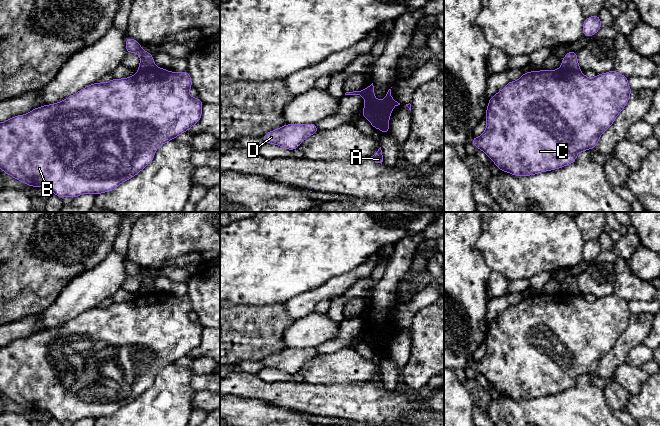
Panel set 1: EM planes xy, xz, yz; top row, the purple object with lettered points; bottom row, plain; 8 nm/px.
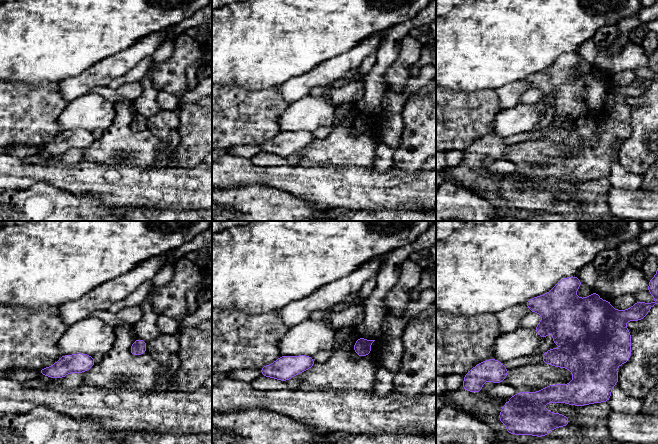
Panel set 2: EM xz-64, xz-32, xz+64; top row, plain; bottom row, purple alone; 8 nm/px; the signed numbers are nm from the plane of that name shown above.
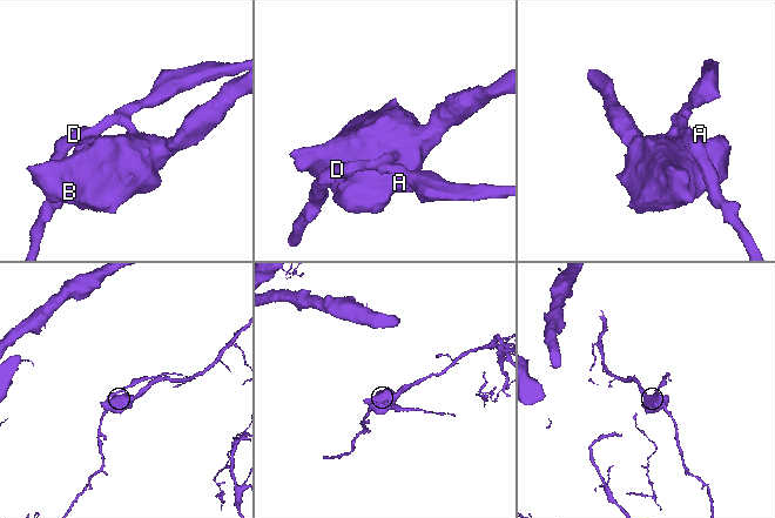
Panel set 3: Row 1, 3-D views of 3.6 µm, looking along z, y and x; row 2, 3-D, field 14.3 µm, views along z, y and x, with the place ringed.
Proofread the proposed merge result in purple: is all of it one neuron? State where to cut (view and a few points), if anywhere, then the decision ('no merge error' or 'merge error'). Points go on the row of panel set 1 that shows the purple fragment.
cut yz (561, 67), (567, 70), (579, 70); merge error

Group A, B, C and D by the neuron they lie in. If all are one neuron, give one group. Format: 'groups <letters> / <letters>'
groups A B C / D

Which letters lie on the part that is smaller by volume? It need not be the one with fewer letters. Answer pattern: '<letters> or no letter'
D

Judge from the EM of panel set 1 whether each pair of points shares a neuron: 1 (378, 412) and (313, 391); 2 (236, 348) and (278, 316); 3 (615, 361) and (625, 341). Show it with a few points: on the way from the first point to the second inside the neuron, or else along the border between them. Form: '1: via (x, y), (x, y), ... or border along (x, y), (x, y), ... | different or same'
1: via (362, 403), (329, 400) | same
2: via (246, 338), (268, 323) | same
3: via (617, 356), (623, 346) | same

